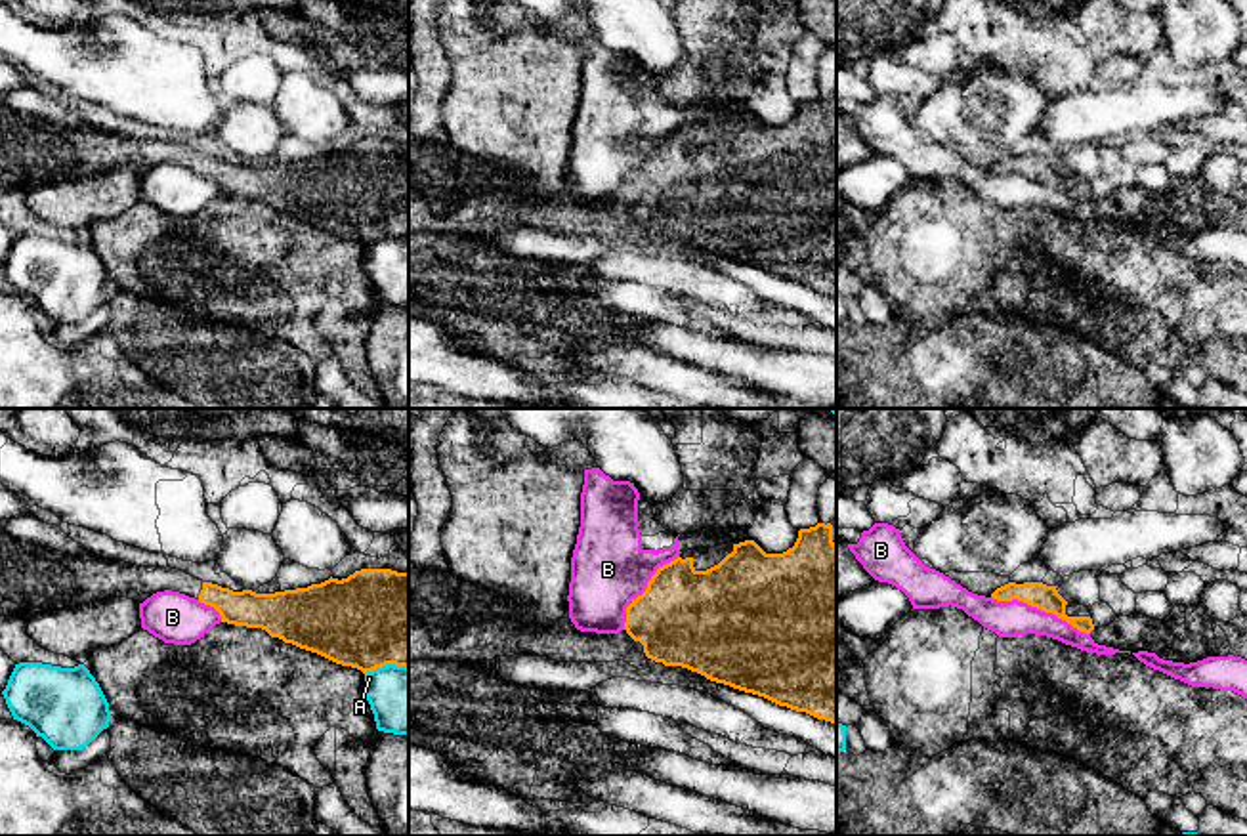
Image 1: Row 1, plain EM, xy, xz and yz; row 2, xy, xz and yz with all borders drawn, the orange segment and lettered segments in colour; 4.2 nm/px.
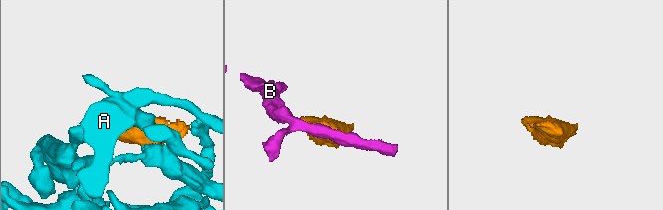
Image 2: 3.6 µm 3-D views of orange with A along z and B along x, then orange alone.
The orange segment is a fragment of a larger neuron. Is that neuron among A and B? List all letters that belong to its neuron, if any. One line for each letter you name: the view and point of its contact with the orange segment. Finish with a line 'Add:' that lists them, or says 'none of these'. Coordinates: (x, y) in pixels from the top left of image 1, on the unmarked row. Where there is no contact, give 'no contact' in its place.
Add: none of these

